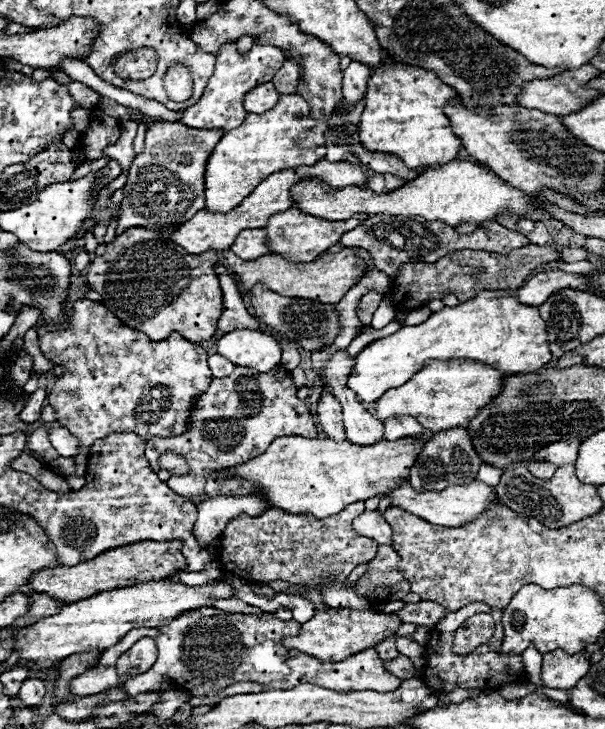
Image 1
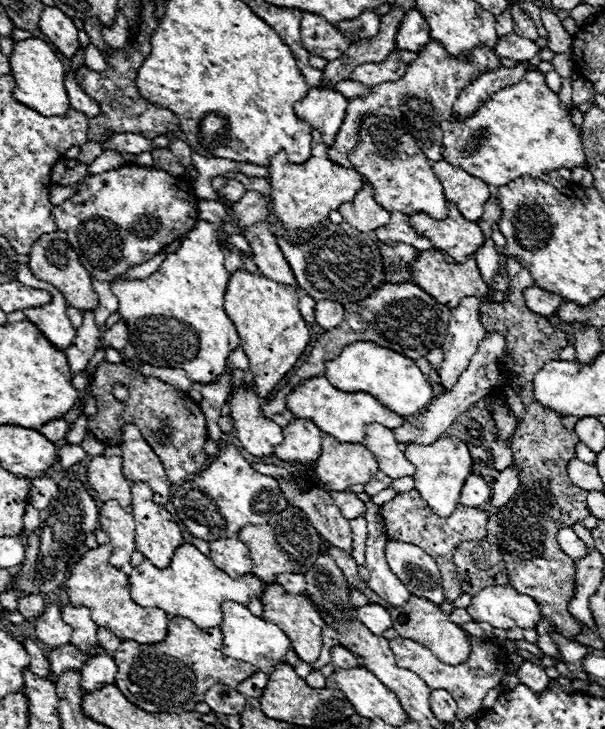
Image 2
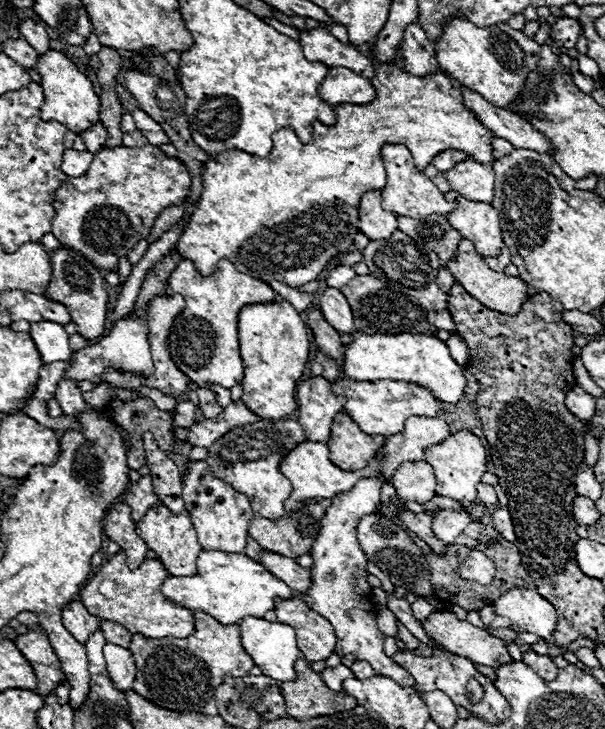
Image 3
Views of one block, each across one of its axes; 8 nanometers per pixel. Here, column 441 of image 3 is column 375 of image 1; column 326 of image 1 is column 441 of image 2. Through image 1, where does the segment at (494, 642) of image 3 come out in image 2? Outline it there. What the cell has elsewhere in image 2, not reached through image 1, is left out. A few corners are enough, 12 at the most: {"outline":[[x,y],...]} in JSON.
{"outline":[[426,598],[390,610],[392,628],[444,664],[470,656],[470,636]]}

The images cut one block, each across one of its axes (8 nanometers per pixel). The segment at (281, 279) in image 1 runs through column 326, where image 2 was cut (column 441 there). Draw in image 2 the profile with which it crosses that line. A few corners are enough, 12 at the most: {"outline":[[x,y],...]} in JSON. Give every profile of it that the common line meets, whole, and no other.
{"outline":[[420,252],[414,284],[448,308],[488,296],[474,258],[450,264],[442,252]]}

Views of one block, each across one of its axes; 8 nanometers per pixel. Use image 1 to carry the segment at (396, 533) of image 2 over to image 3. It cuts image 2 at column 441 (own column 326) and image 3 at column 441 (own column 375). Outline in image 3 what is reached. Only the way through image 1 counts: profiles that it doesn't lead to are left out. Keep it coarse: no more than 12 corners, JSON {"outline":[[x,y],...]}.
{"outline":[[402,510],[402,524],[444,556],[444,544],[432,532],[430,512]]}

